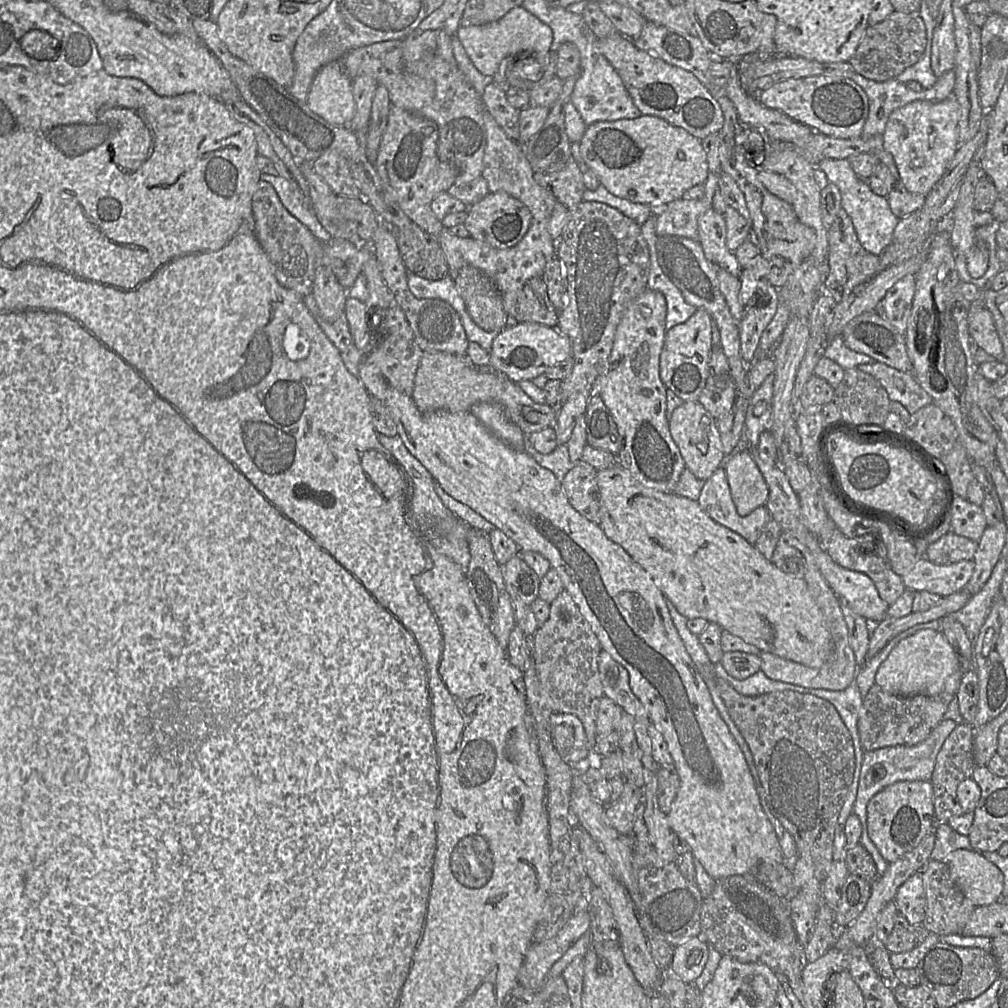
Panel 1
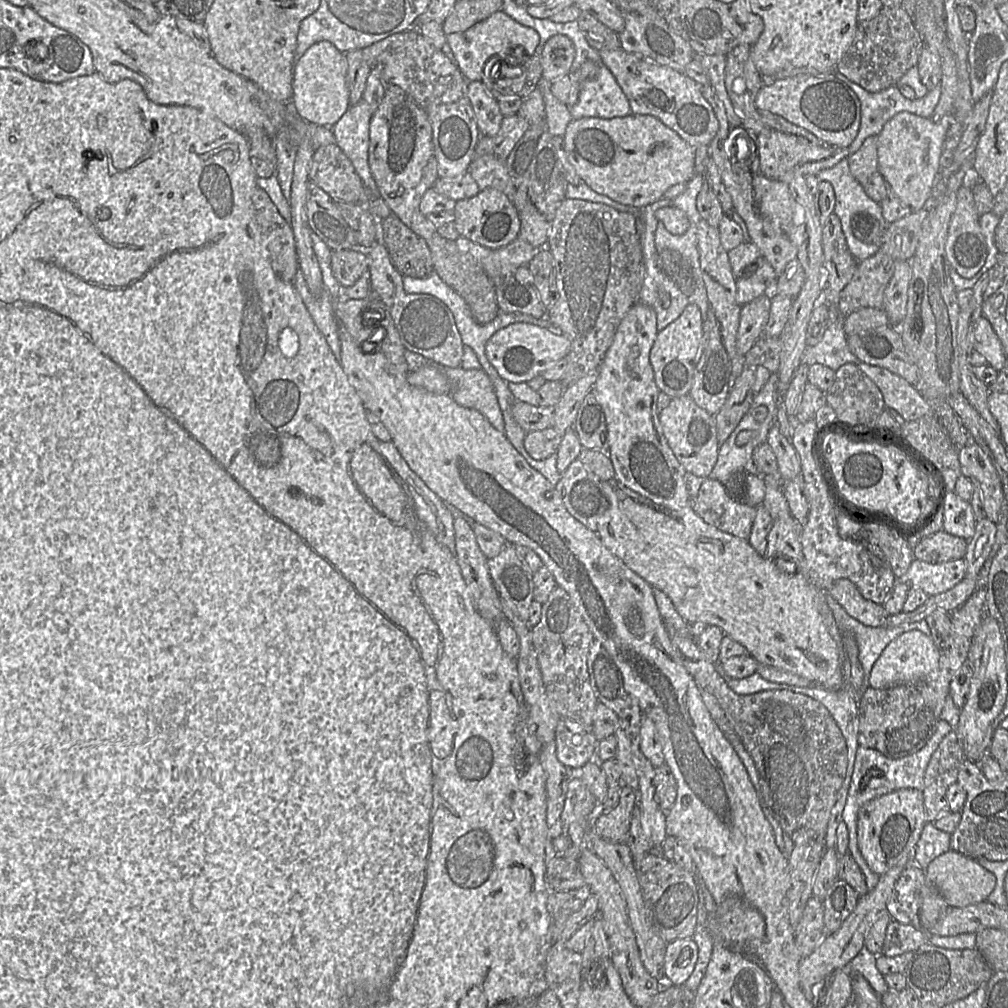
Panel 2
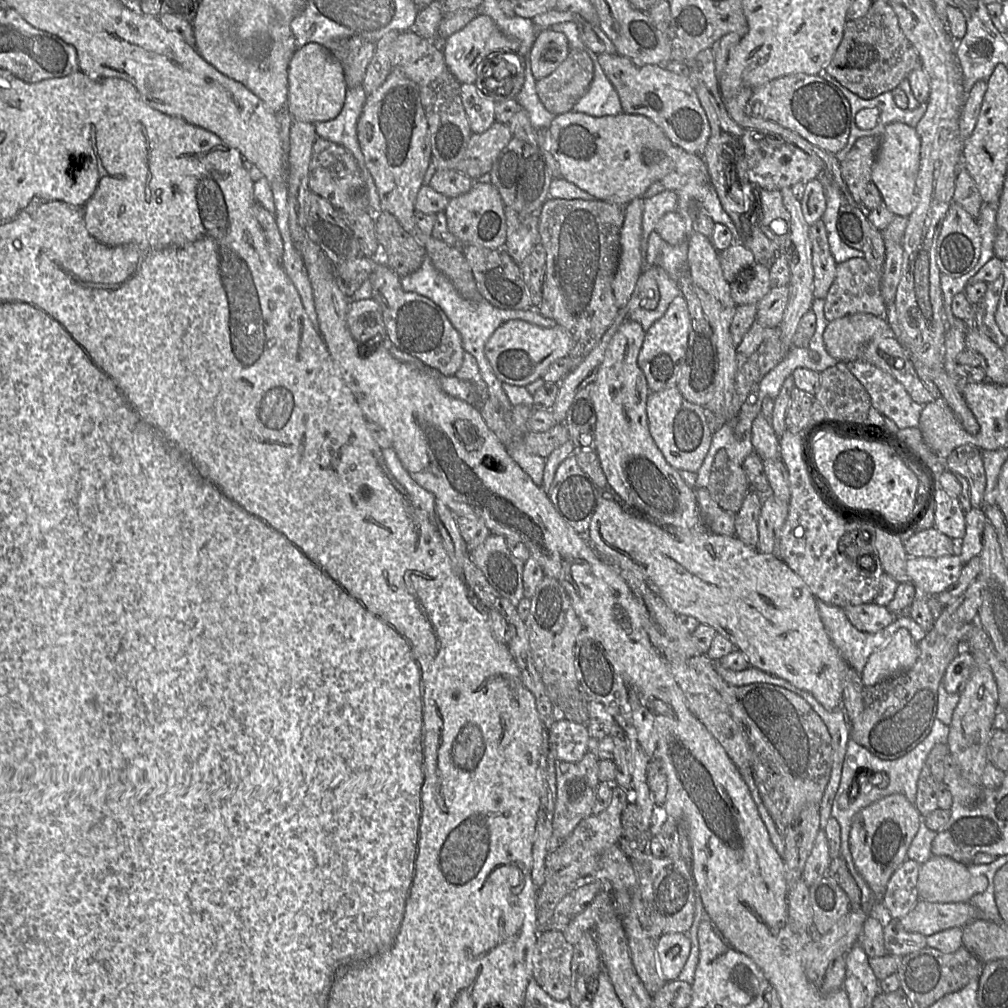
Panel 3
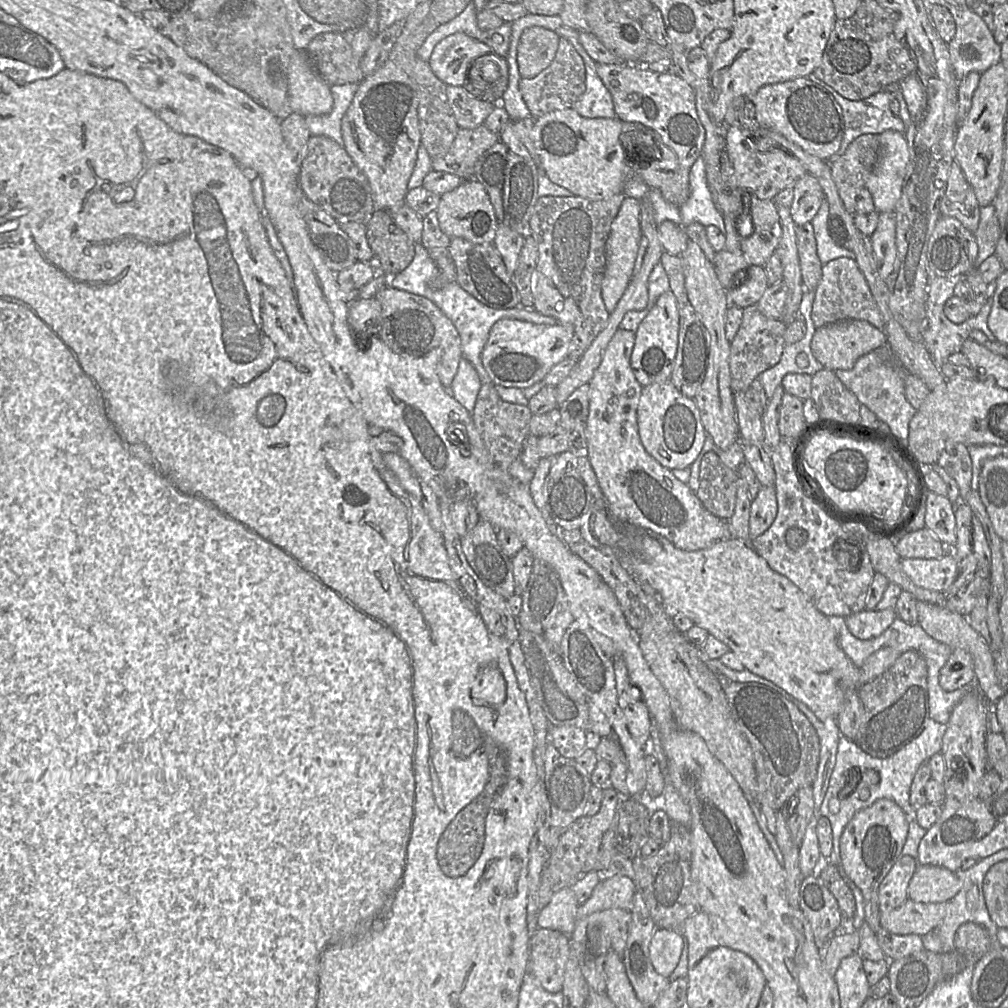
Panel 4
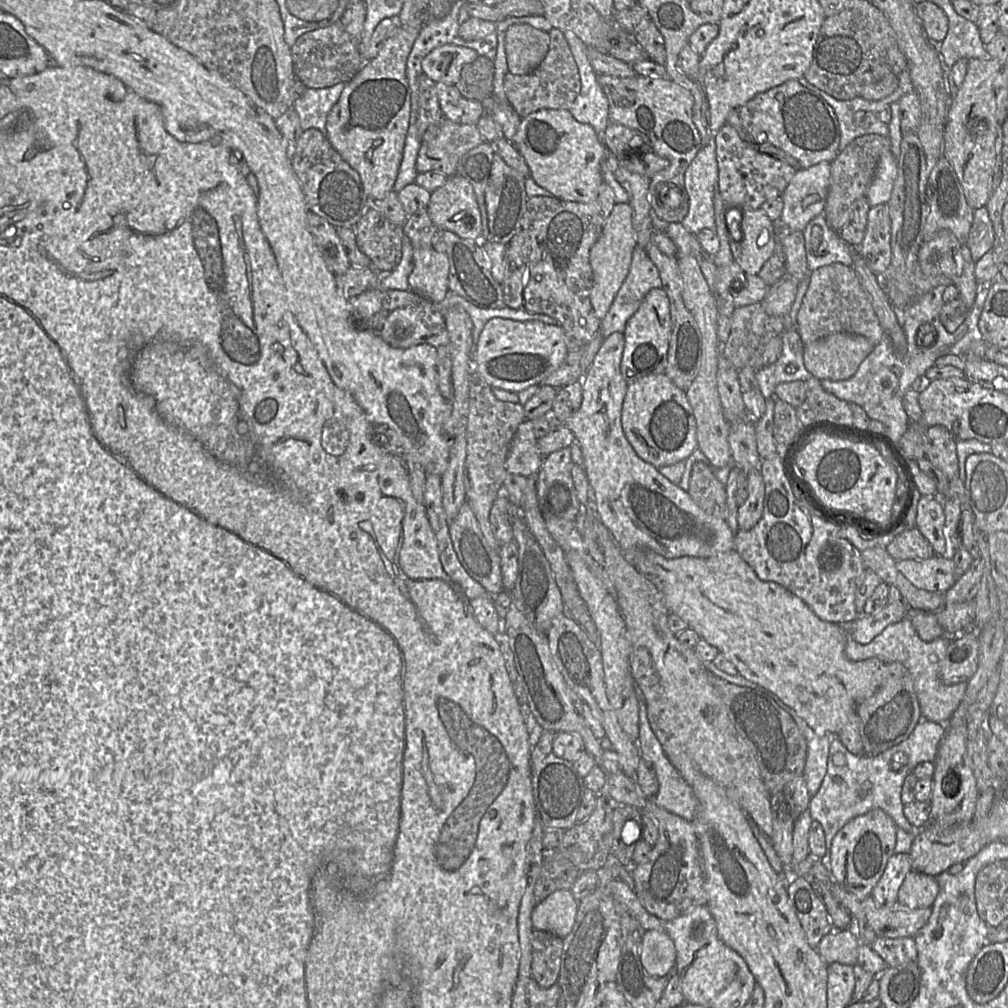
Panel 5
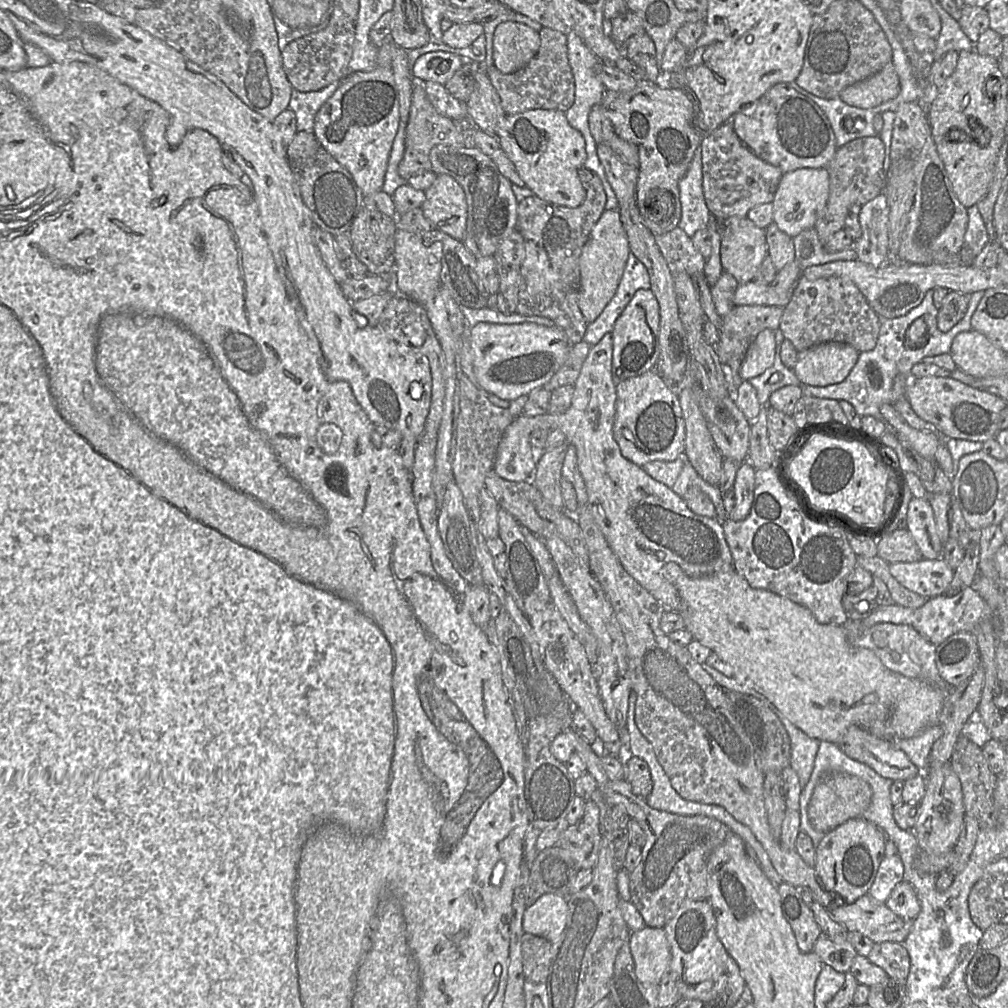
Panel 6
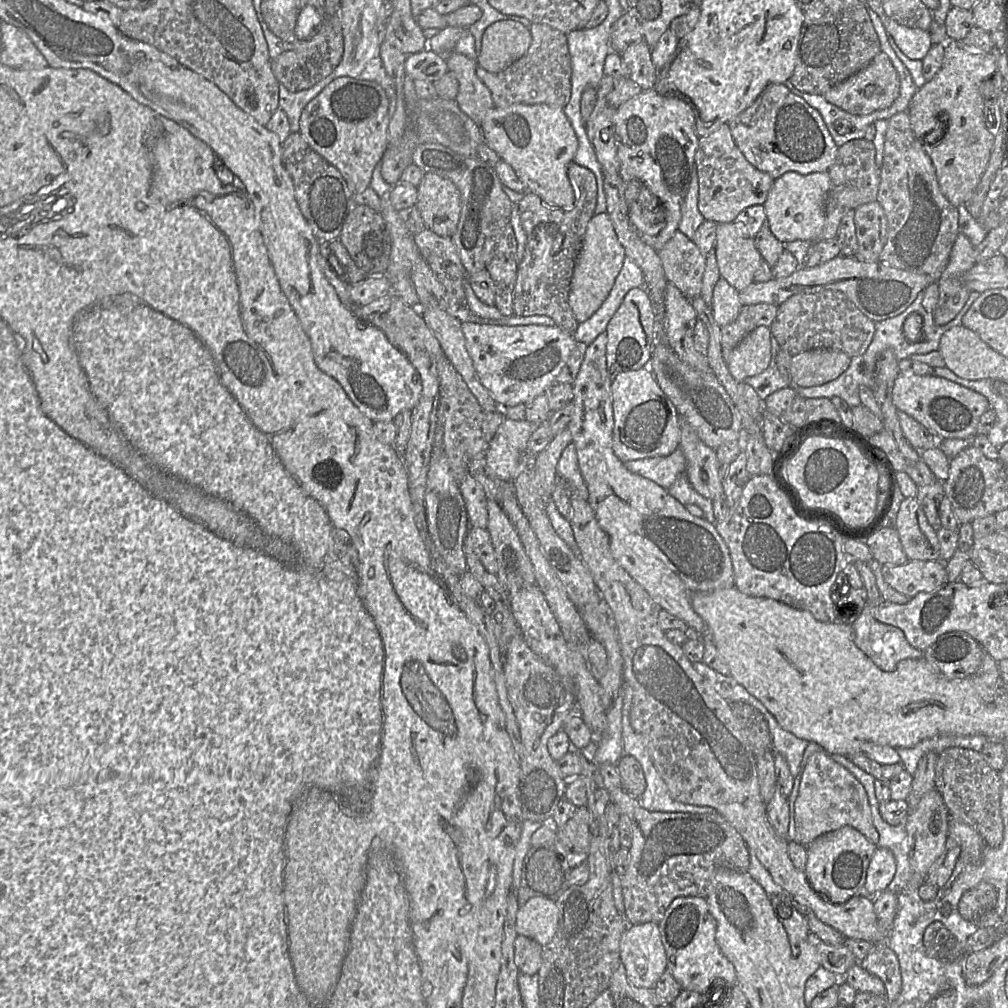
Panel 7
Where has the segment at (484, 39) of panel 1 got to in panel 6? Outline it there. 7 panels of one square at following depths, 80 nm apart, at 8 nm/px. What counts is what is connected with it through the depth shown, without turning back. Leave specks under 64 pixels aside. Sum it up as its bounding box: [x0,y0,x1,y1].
[412,51,470,84]

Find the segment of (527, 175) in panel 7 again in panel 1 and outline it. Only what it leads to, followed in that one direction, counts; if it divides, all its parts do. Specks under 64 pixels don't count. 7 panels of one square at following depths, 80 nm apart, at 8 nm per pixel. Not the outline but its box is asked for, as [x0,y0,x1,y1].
[573,115,709,205]

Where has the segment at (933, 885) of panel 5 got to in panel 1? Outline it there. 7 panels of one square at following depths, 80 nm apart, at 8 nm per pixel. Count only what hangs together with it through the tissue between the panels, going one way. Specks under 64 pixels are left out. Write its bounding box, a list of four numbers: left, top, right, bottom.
[944,849,1004,905]

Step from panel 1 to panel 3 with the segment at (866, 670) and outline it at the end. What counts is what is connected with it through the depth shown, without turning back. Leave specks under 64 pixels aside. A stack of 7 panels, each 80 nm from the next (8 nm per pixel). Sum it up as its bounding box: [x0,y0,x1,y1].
[817,600,928,674]

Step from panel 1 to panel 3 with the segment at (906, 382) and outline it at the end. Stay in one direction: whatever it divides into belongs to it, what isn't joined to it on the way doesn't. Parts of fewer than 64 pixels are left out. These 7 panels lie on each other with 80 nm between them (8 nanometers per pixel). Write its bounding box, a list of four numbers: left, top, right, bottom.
[847,359,924,430]

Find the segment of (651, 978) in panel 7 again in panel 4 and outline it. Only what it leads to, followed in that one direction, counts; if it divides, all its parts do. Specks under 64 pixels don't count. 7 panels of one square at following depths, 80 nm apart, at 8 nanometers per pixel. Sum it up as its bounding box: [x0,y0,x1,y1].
[649,930,684,977]

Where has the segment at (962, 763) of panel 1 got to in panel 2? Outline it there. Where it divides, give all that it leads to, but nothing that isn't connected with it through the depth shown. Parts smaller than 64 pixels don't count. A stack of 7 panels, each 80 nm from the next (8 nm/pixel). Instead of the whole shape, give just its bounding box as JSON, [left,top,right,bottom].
[923,730,965,822]

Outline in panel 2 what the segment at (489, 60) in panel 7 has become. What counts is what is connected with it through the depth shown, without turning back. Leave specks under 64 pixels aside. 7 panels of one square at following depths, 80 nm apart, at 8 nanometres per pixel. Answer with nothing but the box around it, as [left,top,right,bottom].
[540,35,575,82]

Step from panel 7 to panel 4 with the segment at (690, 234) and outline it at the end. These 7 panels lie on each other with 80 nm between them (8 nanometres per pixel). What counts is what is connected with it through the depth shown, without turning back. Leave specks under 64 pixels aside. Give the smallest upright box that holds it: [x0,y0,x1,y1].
[680,155,725,233]

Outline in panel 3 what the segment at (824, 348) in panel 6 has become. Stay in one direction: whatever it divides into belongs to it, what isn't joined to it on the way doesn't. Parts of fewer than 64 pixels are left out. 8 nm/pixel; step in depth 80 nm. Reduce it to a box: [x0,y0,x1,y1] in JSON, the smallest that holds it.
[823,313,893,362]

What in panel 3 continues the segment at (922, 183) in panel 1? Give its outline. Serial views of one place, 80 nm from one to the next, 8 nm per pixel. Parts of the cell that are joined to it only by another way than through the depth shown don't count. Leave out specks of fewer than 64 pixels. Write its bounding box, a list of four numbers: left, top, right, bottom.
[871,122,921,216]

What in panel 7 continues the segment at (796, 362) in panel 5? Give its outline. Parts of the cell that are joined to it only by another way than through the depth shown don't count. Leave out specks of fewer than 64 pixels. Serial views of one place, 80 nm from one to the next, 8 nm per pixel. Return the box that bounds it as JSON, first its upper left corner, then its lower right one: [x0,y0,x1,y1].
[743,337,793,401]

